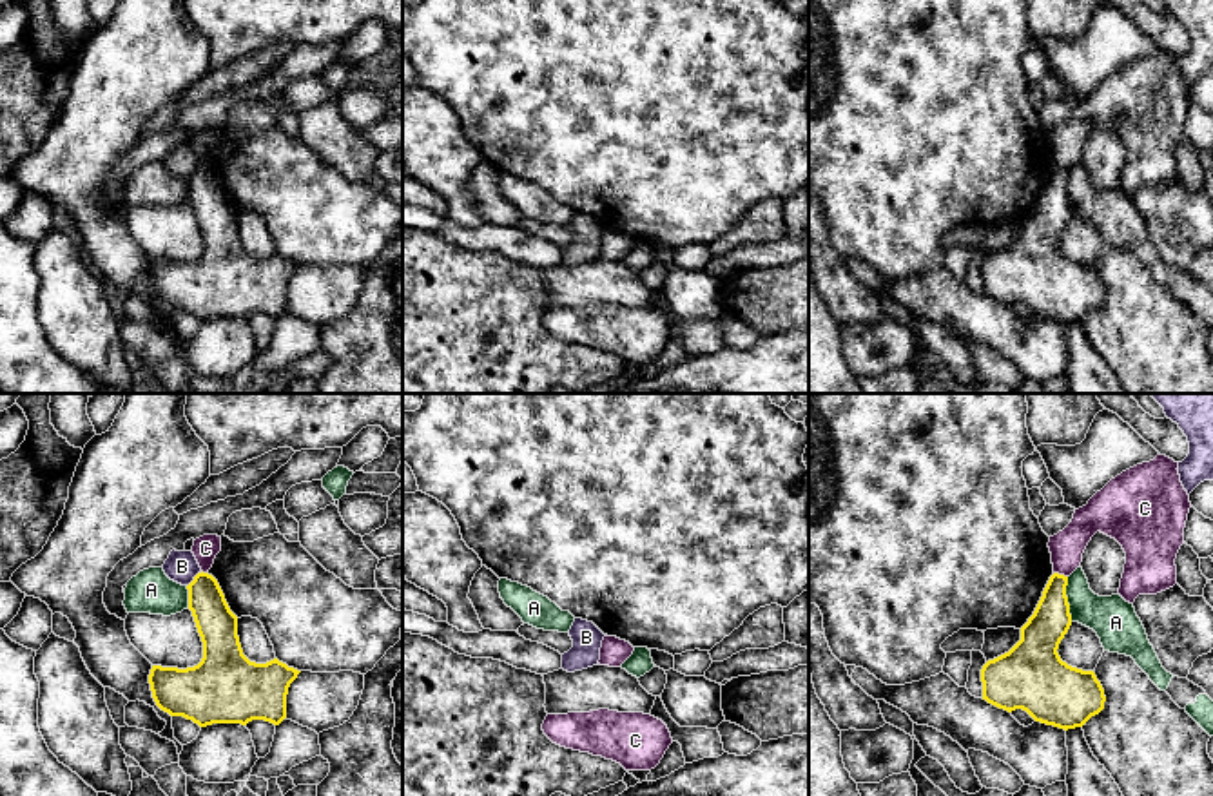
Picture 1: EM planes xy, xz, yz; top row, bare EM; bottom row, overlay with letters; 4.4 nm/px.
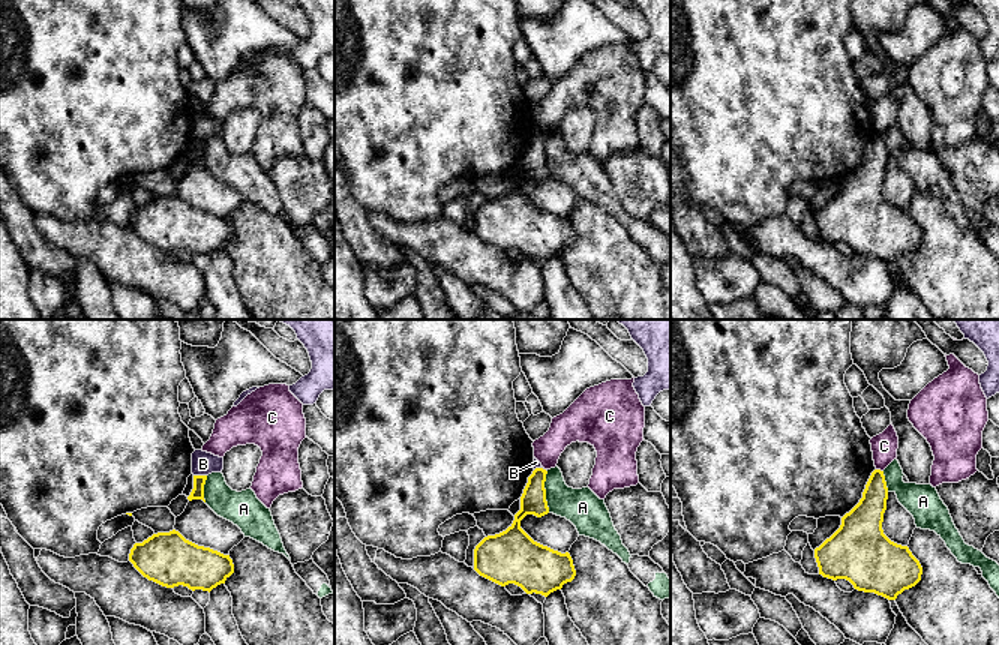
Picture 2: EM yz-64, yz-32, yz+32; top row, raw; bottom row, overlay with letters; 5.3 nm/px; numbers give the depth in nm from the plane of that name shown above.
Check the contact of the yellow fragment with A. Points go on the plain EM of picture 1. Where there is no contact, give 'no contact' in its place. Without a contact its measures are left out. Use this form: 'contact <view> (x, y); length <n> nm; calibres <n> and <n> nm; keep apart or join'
contact yz (1067, 193); length 200 nm; calibres 180 and 200 nm; keep apart

